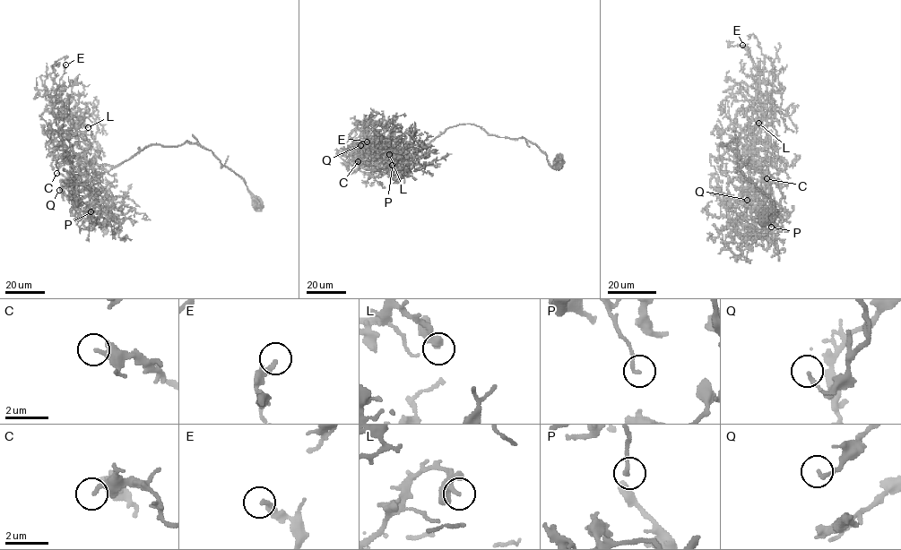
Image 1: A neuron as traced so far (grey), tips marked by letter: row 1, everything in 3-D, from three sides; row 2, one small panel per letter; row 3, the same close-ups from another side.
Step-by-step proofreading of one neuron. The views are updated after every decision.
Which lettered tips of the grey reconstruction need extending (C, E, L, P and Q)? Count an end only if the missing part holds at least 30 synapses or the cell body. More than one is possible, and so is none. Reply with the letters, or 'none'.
none

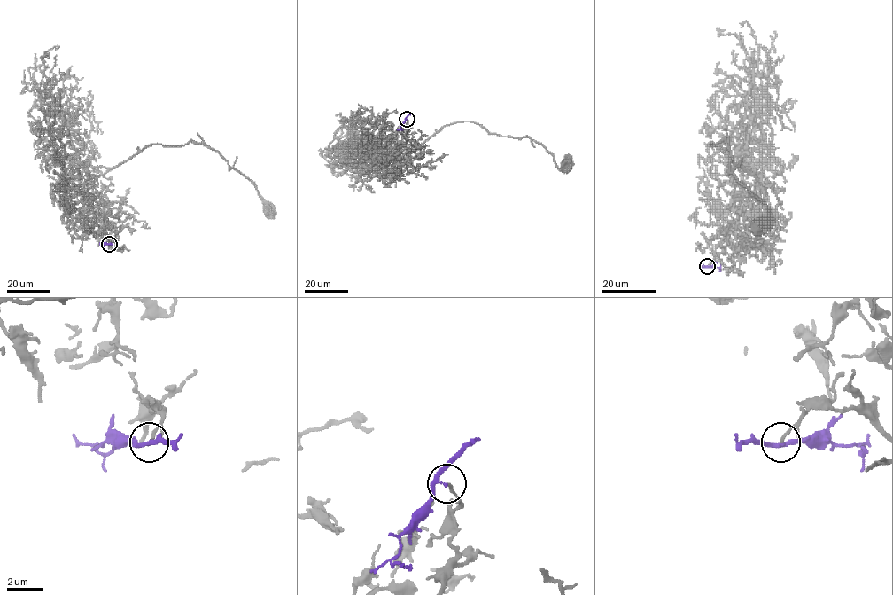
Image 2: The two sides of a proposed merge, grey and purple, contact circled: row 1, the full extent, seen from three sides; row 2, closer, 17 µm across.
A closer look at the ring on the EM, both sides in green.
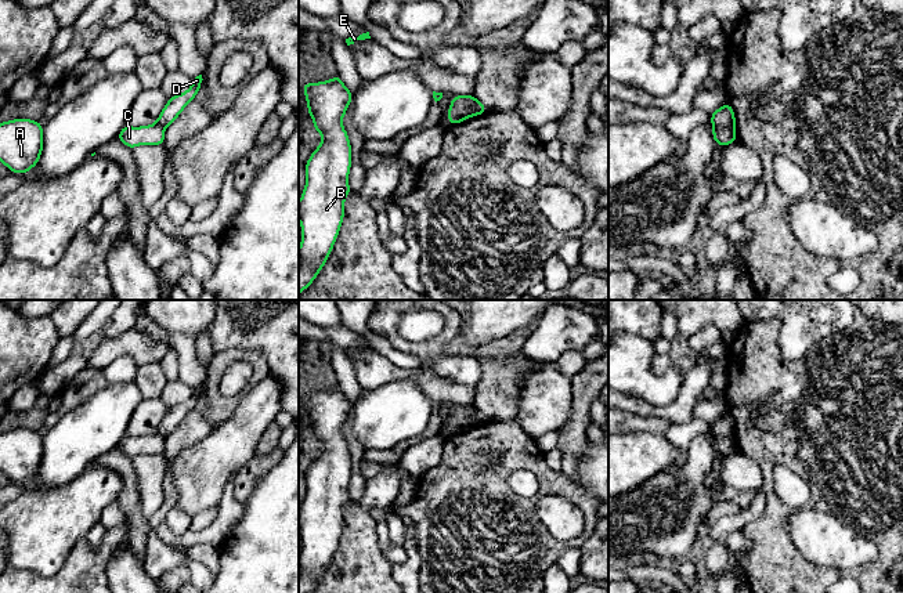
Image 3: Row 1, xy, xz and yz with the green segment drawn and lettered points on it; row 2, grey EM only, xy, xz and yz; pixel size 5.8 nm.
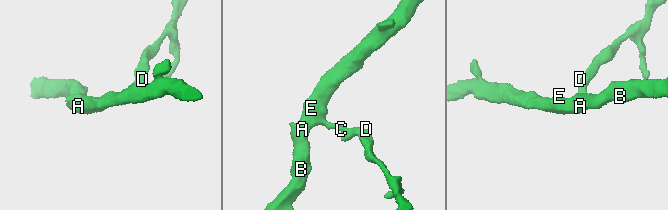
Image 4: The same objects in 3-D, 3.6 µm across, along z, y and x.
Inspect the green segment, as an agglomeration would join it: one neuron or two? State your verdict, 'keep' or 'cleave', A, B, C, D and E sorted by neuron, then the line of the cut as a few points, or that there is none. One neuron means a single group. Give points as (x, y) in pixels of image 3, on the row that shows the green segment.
cleave | A B C E / D | yz (714, 125), (733, 126)

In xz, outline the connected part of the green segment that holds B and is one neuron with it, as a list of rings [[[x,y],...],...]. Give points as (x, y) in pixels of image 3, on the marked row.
[[[339,75],[326,82],[303,84],[303,91],[314,130],[322,134],[322,141],[306,163],[307,181],[299,202],[299,220],[303,232],[299,249],[299,294],[313,283],[325,265],[343,223],[344,198],[351,194],[347,181],[351,167],[351,145],[342,120],[353,95]]]

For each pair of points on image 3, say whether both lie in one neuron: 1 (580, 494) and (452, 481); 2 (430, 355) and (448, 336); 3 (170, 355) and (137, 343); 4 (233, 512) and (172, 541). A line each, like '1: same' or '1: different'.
1: same
2: same
3: different
4: same

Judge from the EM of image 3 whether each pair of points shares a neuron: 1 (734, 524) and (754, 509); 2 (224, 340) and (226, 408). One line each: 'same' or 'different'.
1: same
2: different

